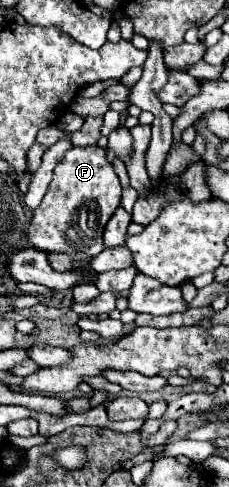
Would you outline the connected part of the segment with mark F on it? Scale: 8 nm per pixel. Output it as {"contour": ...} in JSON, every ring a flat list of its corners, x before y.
{"contour":[[98,146,72,148,54,168,54,178,42,204,34,210,28,228,28,240,42,252,66,252,74,260,94,258,104,250,104,226,120,206,120,180,106,158,106,150]]}

